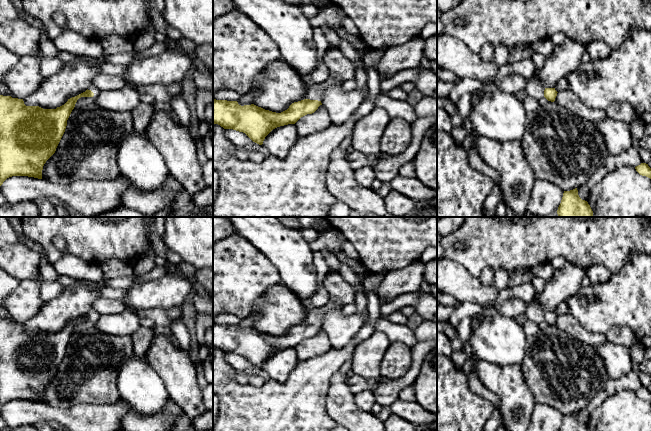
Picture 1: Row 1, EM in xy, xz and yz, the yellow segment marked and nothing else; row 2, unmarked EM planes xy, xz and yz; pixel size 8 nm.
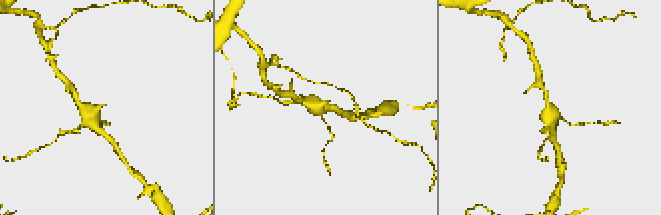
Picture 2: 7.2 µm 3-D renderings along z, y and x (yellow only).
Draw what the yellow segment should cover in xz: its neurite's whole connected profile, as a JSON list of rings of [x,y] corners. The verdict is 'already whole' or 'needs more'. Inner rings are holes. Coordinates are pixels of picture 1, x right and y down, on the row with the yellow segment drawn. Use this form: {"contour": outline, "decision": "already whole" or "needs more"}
{"contour": [[[330,76],[326,81],[314,83],[307,88],[306,99],[292,103],[289,108],[281,113],[272,112],[254,104],[241,106],[237,101],[216,100],[213,98],[213,123],[224,129],[233,129],[245,133],[253,142],[262,145],[265,137],[275,128],[295,124],[301,117],[314,113],[322,105],[324,90],[332,85],[340,84],[342,80]]], "decision": "needs more"}

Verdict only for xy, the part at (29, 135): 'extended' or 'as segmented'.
extended

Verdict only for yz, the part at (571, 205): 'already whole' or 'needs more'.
already whole

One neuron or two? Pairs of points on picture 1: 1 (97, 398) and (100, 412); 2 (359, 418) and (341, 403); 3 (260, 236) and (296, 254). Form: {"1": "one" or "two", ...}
{"1": "two", "2": "one", "3": "one"}

